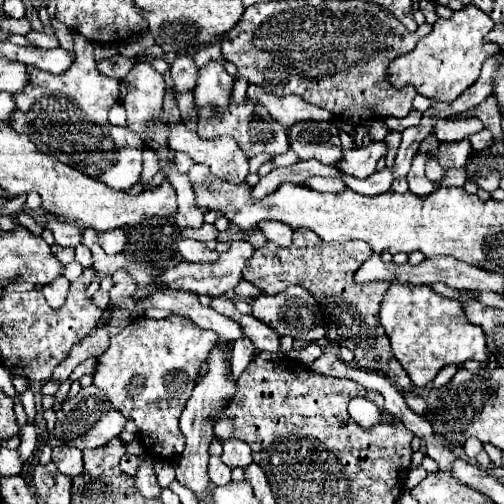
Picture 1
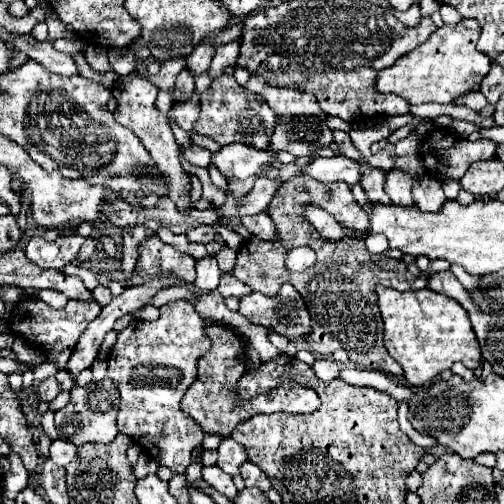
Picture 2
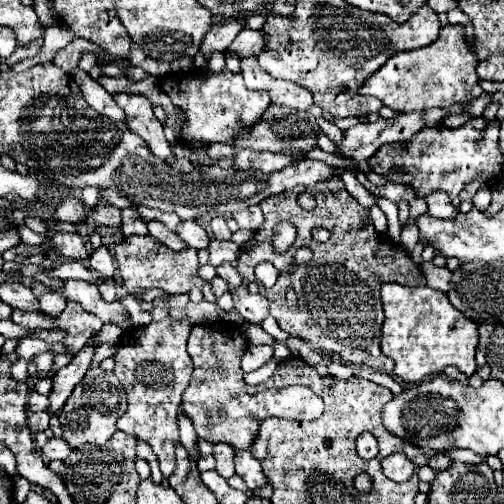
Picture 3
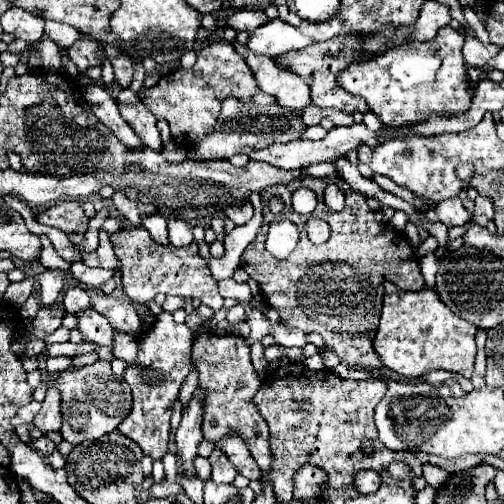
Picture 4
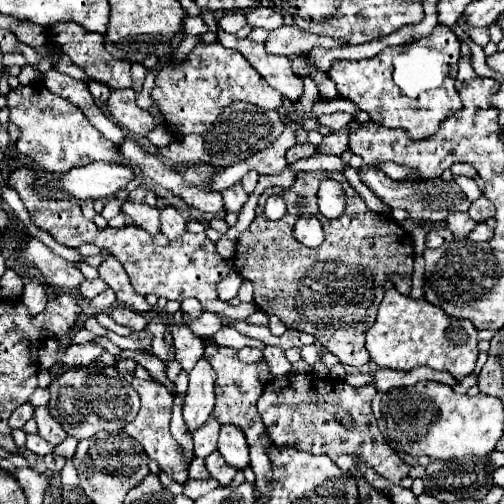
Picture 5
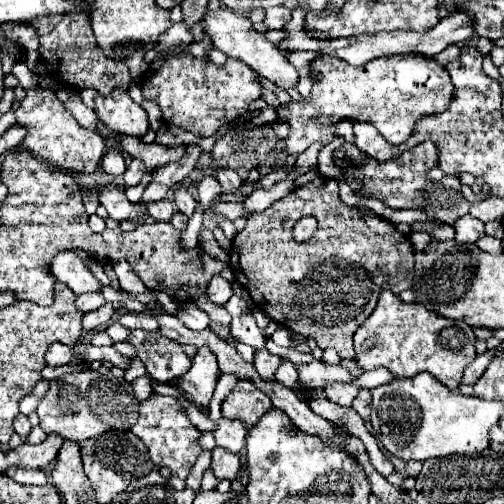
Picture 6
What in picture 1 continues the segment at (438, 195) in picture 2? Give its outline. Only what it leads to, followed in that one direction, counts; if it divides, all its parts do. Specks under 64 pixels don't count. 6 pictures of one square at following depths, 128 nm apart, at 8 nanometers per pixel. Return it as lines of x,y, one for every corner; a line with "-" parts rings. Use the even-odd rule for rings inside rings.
416,154
412,160
412,168
406,176
408,184
410,184
410,192
416,196
428,196
438,188
436,184
430,184
430,180
424,176
426,162
428,162
428,154

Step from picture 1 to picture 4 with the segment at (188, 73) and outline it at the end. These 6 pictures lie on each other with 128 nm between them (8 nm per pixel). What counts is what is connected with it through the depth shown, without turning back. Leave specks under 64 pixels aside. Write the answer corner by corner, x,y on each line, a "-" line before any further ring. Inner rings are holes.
240,10
230,16
230,22
232,22
230,26
236,28
238,32
240,32
240,28
254,30
254,28
260,28
260,24
266,24
268,16
262,10

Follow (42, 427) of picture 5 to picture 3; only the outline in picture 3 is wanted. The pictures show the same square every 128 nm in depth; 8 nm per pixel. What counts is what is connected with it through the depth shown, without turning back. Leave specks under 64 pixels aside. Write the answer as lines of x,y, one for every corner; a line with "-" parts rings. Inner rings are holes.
86,344
74,358
72,362
58,370
54,376
52,376
52,392
48,396
50,404
48,404
48,414
50,416
58,416
60,414
60,408
64,406
64,402
68,400
68,396
72,394
72,388
84,378
86,370
90,368
92,364
92,356
94,356
94,346
92,344

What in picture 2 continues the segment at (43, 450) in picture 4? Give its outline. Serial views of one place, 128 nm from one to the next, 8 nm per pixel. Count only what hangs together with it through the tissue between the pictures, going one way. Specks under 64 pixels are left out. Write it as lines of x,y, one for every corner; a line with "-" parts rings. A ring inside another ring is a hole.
52,440
48,458
50,458
54,464
66,468
66,466
74,460
74,456
76,456
76,446
74,446
74,444
68,444
68,440

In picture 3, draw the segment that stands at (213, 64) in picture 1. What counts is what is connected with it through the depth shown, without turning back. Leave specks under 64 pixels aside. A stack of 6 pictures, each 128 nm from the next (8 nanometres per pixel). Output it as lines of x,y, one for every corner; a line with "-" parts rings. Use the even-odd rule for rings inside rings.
244,28
244,32
240,32
236,36
236,40
230,44
230,50
236,52
238,56
256,56
266,48
266,34
264,30
250,30

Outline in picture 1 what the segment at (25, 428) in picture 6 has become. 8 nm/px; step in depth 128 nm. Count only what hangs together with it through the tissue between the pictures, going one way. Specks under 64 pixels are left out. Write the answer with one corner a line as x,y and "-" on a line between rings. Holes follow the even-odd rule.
96,328
92,334
88,334
86,338
82,338
74,348
72,352
68,354
68,358
54,370
52,374
52,380
56,382
64,382
68,380
68,376
72,374
72,370
88,360
88,358
96,358
100,356
100,352
108,350
108,344
110,344
110,332
106,328

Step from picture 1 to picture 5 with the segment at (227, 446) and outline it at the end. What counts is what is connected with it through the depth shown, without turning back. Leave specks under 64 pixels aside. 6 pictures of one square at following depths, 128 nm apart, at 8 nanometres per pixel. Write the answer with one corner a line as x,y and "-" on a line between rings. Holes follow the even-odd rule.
212,452
208,458
206,458
206,468
210,472
212,478
216,478
220,482
220,486
228,486
232,482
232,478
236,476
236,468
232,468
222,456
220,452

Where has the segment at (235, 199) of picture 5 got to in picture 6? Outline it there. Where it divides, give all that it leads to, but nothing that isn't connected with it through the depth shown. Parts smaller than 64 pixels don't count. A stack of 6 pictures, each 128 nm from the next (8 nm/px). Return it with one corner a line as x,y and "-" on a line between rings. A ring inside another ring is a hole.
228,166
216,168
214,170
214,178
220,182
222,194
234,194
240,188
240,184
242,184
242,178
234,170
230,170

